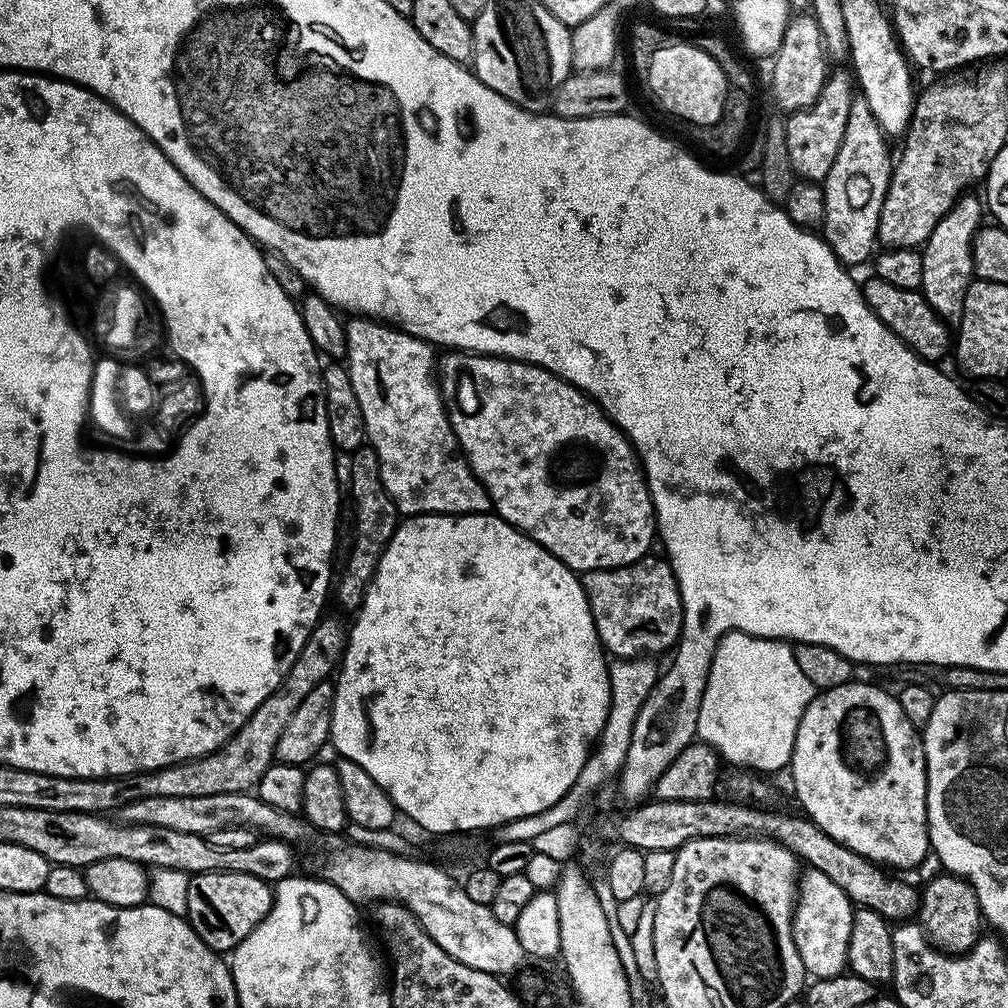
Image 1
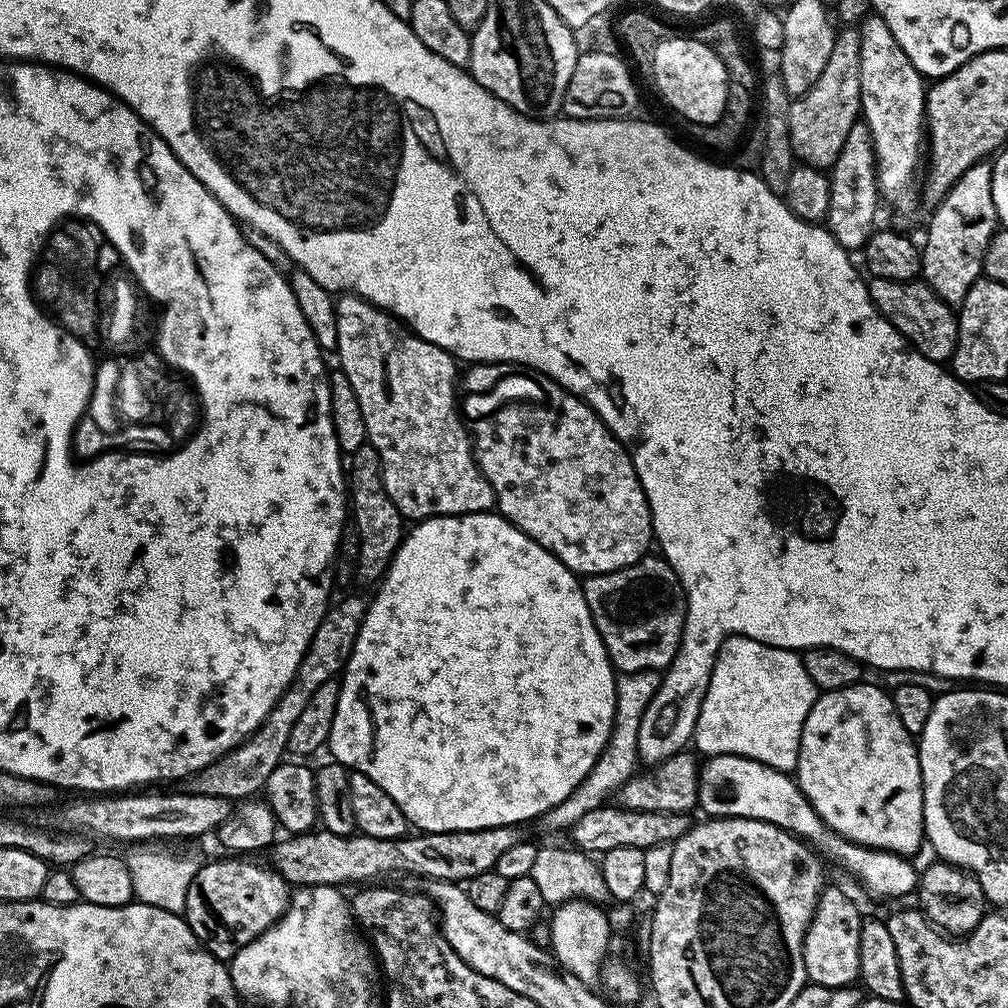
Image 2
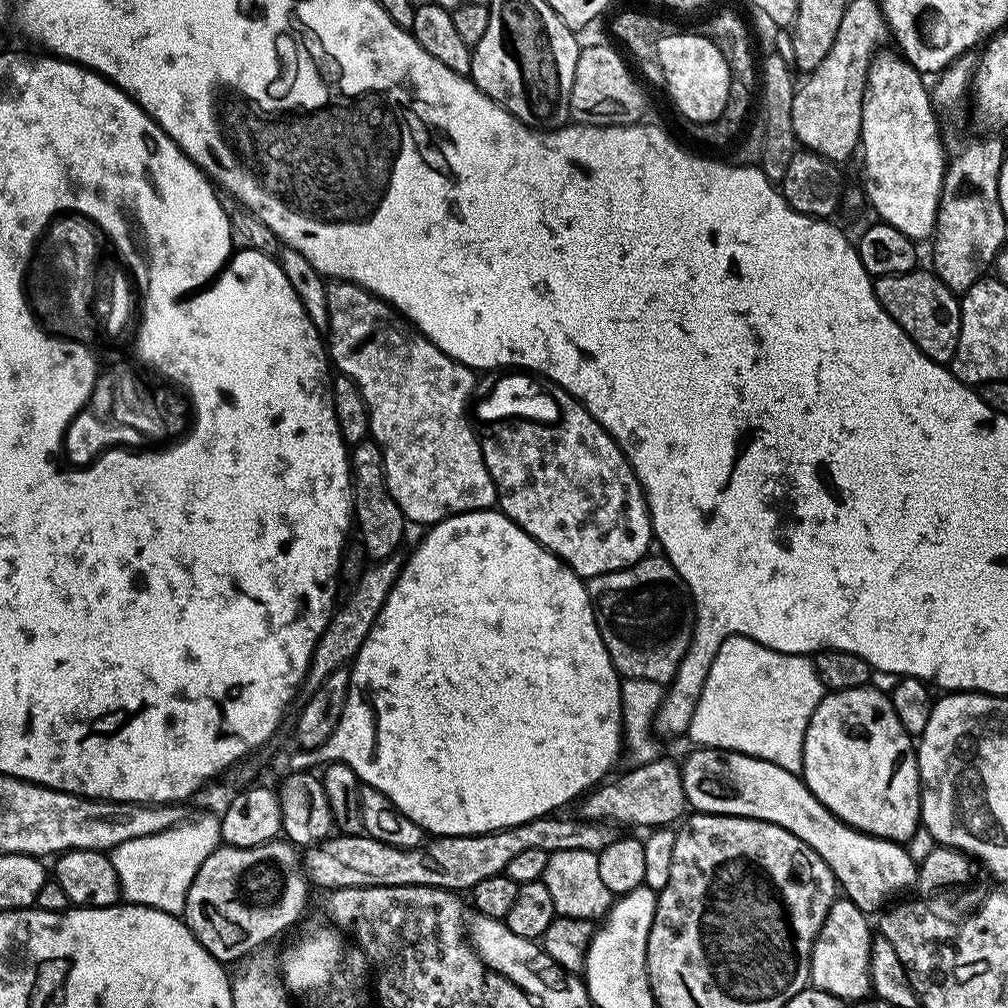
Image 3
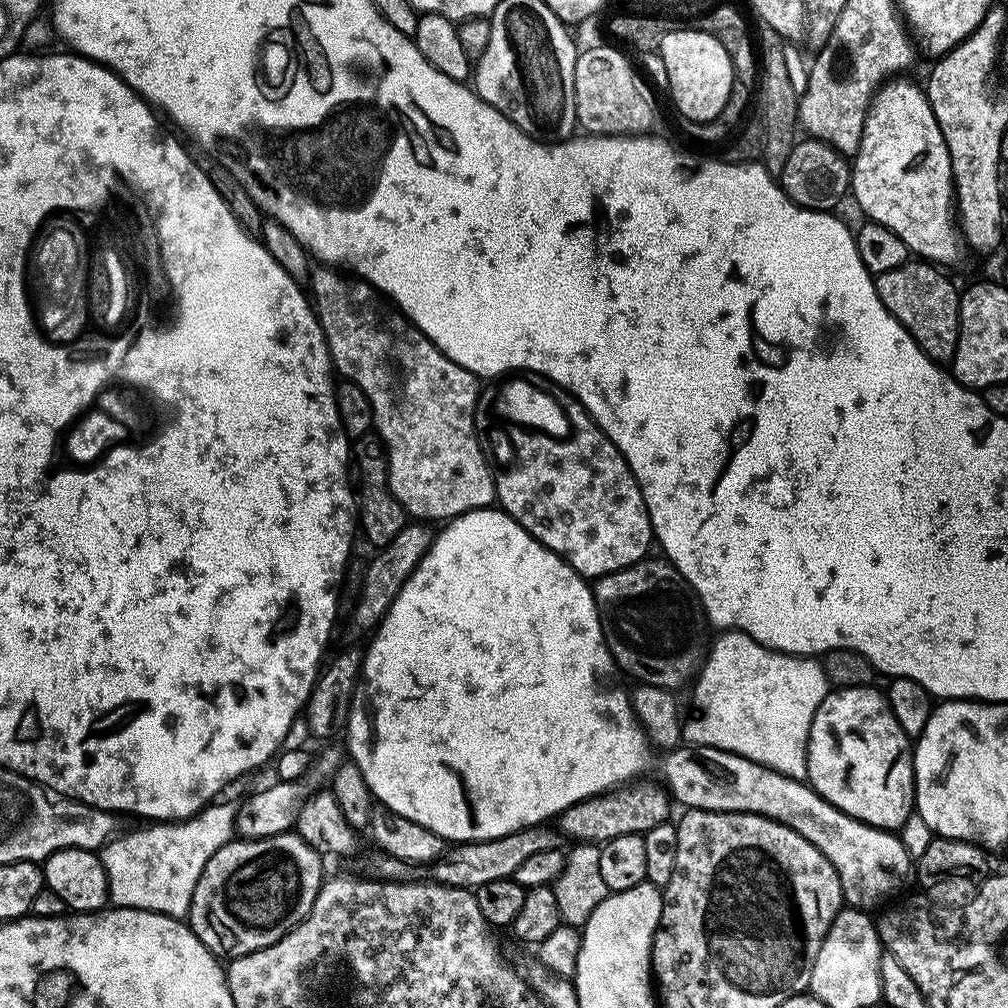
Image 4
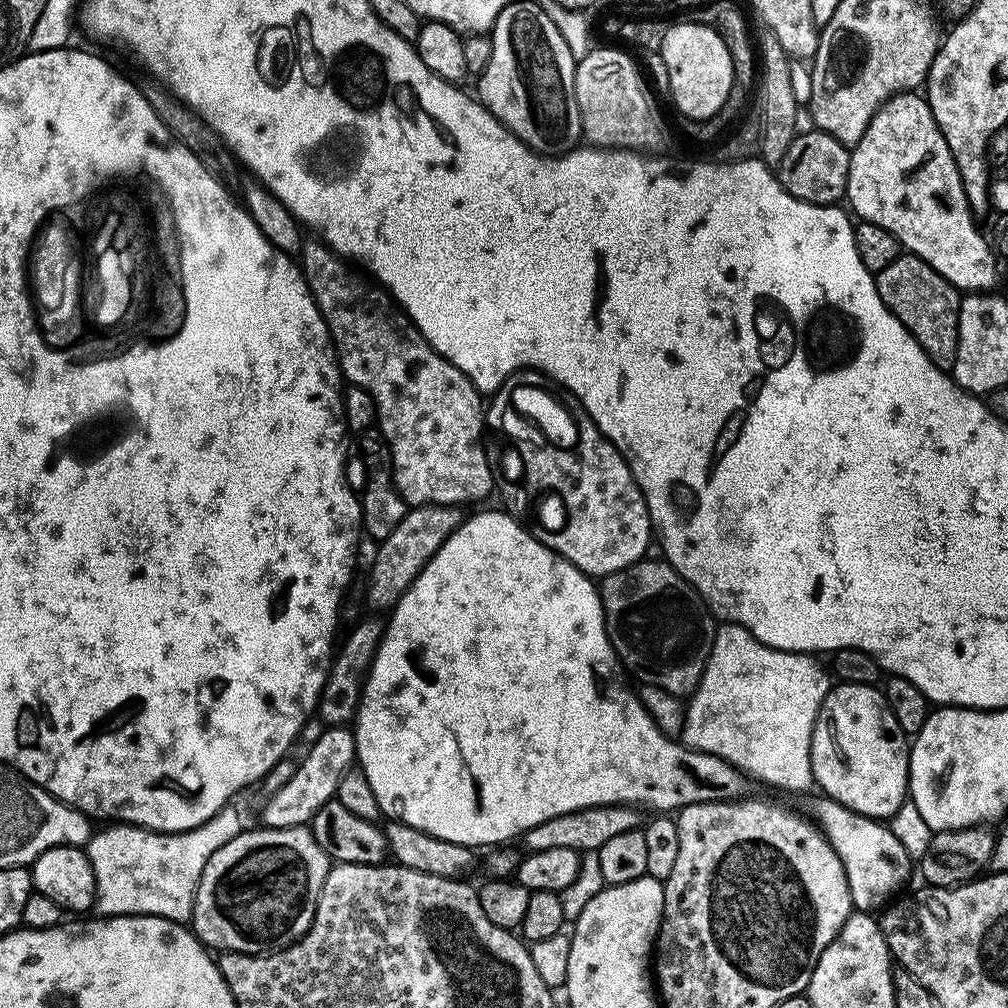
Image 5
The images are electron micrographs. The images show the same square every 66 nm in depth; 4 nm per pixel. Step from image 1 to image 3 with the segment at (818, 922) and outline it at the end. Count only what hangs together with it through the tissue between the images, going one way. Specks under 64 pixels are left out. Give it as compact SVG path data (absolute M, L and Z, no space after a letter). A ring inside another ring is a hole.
M837 898L830 906L826 922L822 922L822 930L818 930L818 938L814 942L810 962L811 987L826 990L826 994L834 994L845 1002L860 999L863 1001L872 992L870 946L874 928L873 925L872 928L868 925L868 920L866 913L858 910L858 906L854 906L850 899Z

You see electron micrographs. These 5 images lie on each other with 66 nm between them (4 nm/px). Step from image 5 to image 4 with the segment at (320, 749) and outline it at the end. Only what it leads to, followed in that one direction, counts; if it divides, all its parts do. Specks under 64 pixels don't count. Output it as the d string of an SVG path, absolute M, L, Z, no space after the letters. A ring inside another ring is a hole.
M328 748L320 757L317 755L313 759L311 767L302 777L302 782L273 782L274 784L270 785L269 788L254 793L249 800L239 801L236 810L235 835L246 840L257 840L258 838L270 838L289 831L295 825L300 808L304 805L310 790L317 786L327 785L341 762L342 752L340 756L338 749Z

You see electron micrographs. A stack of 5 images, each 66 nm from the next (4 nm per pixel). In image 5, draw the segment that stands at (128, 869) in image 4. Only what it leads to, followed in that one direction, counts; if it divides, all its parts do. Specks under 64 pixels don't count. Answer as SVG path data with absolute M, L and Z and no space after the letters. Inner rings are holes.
M235 806L218 810L202 826L185 832L152 832L119 822L104 827L93 831L86 845L96 879L95 911L100 916L161 916L177 922L191 921L196 887L214 850L242 831Z

